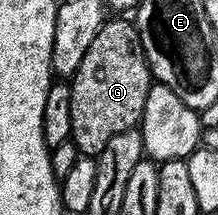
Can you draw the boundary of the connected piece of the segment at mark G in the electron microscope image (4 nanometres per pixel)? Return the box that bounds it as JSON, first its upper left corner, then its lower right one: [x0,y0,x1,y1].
[69,20,152,157]

